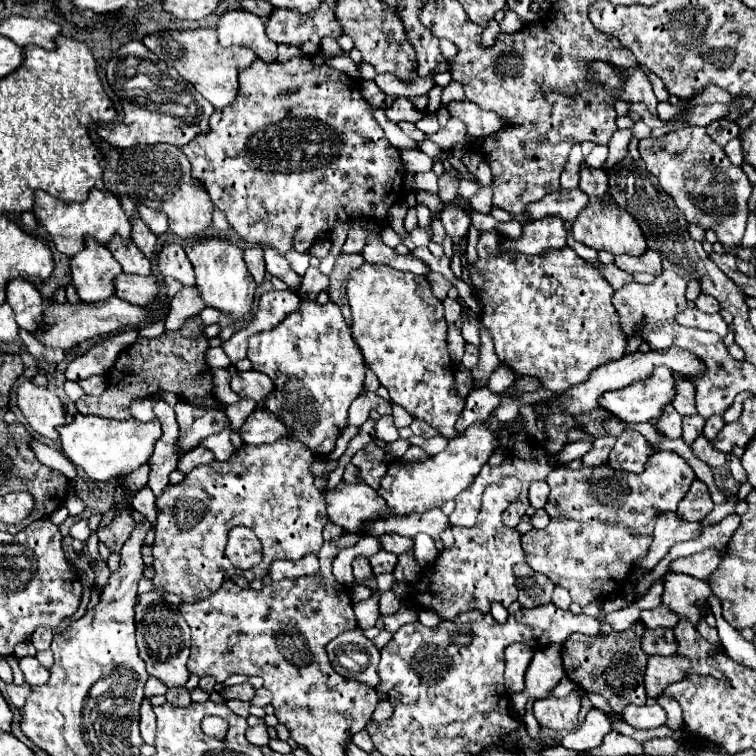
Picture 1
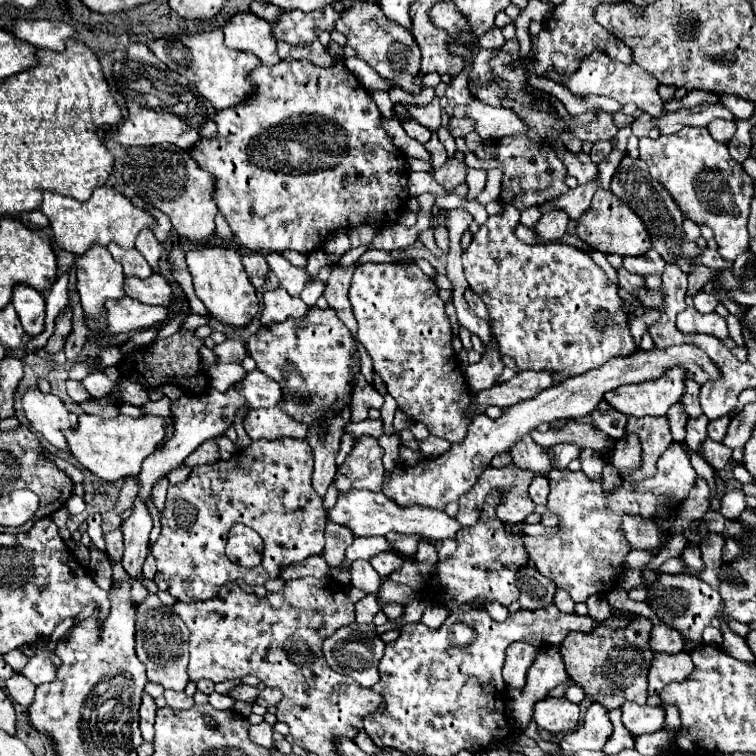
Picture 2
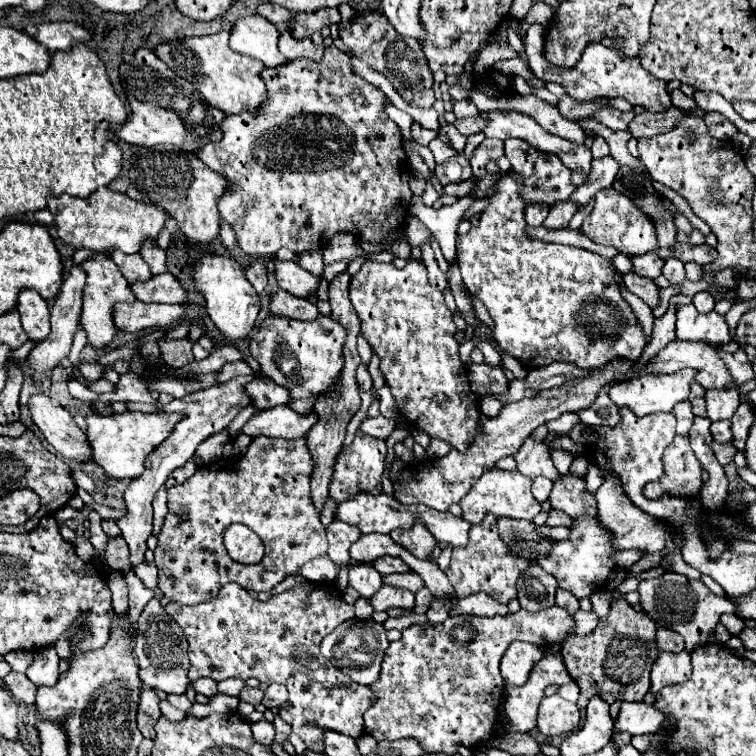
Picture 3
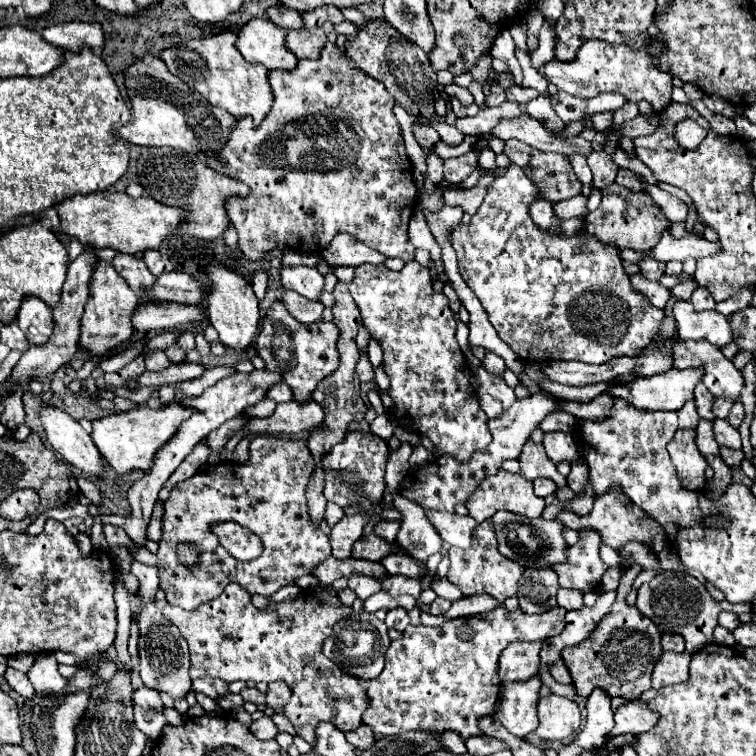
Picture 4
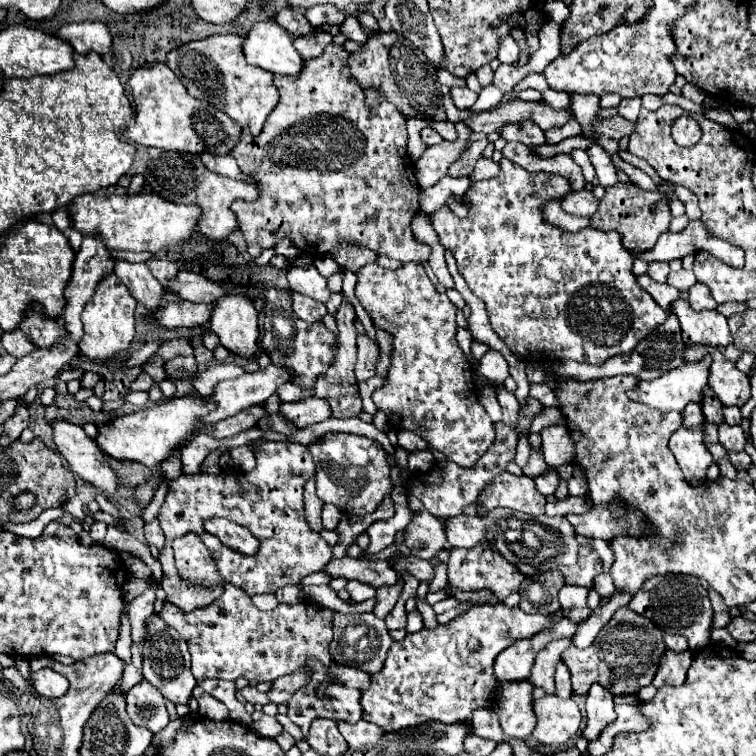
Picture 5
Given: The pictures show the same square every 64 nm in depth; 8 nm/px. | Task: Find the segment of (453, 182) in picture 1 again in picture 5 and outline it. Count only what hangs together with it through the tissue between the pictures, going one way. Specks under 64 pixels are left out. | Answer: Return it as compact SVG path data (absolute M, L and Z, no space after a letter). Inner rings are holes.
M487 138L472 143L471 147L462 154L462 156L450 166L448 174L454 176L454 178L460 178L460 176L470 176L472 170L474 170L474 164L476 160L482 156L482 150L489 144Z

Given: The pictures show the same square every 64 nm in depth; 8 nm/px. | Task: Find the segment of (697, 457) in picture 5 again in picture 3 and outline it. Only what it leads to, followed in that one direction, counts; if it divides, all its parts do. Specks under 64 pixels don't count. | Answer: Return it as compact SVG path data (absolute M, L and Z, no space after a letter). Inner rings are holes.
M676 436L674 442L666 448L662 460L664 460L666 474L658 482L646 484L644 496L658 498L664 492L672 492L674 496L696 496L700 492L700 488L702 488L702 464L700 464L700 460L696 460L696 456L688 444L688 436Z

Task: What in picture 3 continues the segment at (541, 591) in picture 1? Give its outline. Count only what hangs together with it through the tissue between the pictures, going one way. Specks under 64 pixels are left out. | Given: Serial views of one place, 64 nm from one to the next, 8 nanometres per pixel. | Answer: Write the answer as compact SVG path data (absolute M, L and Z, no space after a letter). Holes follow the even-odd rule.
M530 566L520 574L518 580L518 602L528 612L538 612L554 606L558 582L552 574L544 572L540 566Z

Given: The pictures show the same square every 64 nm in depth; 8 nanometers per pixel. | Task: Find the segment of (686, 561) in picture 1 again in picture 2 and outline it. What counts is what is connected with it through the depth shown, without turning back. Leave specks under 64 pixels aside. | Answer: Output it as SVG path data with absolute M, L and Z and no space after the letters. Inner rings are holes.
M672 558L660 566L661 573L688 573L689 568L679 558Z

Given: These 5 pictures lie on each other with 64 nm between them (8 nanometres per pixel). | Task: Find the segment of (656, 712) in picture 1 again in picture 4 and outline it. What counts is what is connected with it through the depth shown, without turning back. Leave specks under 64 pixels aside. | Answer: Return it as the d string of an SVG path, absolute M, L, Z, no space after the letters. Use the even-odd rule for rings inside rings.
M636 700L636 702L626 702L622 704L618 710L616 710L616 726L614 730L608 734L608 740L604 740L604 744L600 748L596 748L596 752L604 752L608 742L614 738L614 736L620 736L620 734L642 734L642 732L648 732L658 716L656 712L648 710L648 706L642 702L642 700Z

